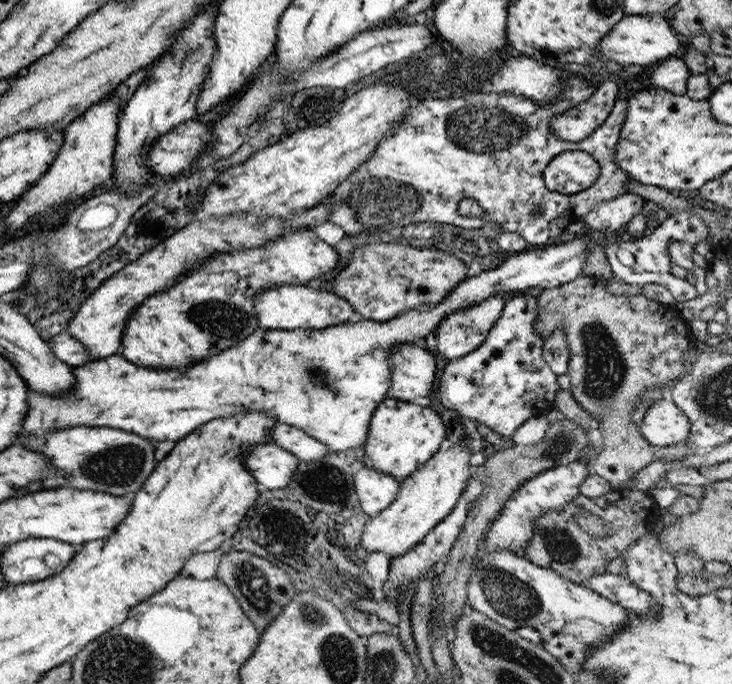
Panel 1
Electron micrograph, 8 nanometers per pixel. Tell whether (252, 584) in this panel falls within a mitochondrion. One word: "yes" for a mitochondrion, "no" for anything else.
yes

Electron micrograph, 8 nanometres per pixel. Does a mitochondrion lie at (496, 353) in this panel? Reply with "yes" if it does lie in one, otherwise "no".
no

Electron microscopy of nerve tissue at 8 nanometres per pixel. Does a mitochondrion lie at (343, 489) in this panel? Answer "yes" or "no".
yes

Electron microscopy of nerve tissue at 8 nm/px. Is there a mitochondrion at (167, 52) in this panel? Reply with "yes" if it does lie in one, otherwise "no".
no

